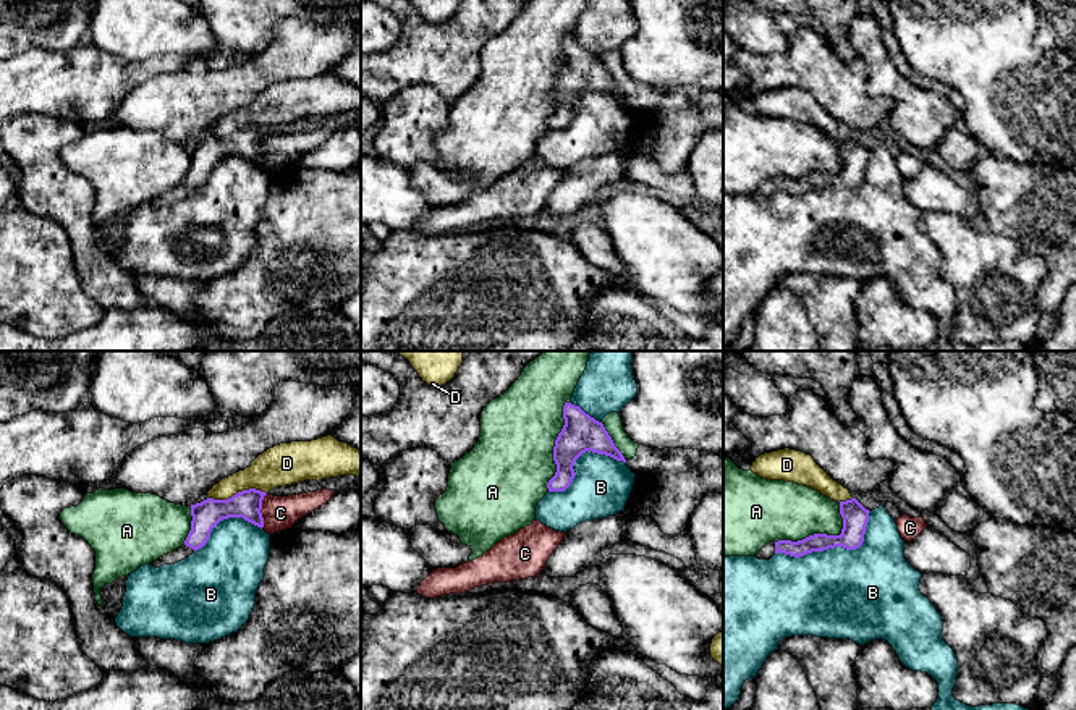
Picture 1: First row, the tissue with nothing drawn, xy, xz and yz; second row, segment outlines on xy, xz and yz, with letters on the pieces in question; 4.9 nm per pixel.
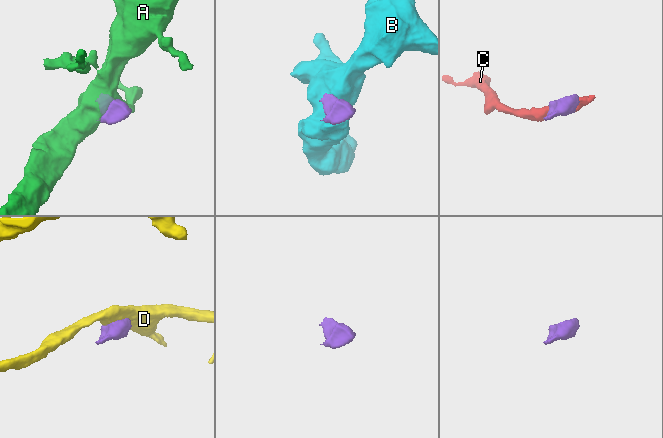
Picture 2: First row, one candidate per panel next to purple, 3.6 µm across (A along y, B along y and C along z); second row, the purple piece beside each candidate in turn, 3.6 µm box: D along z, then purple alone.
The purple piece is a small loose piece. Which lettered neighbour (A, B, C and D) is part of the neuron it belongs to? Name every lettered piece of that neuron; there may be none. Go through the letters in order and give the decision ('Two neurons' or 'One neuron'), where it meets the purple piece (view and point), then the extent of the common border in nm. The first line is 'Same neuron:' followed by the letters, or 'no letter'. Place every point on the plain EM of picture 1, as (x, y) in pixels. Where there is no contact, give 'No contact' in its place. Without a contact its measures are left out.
Same neuron: no letter
A: Two neurons. Touches purple at yz (822, 172). Shared border 380 nm
B: Two neurons. Touches purple at yz (834, 185). Shared border 500 nm
C: Two neurons. Touches purple at xy (259, 149). Shared border 180 nm
D: Two neurons. Touches purple at xy (238, 130). Shared border 280 nm

